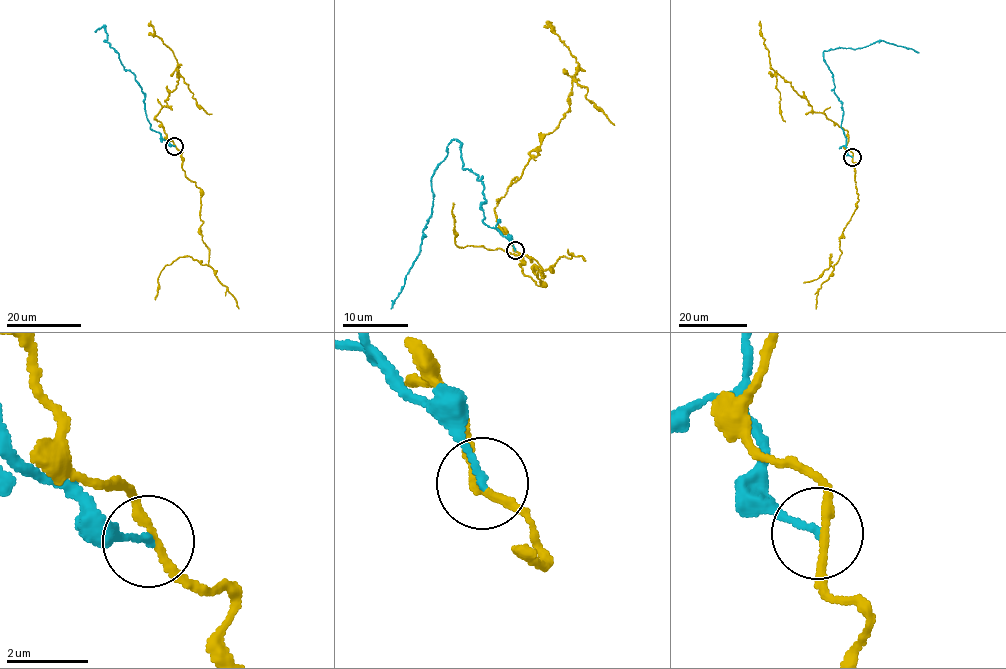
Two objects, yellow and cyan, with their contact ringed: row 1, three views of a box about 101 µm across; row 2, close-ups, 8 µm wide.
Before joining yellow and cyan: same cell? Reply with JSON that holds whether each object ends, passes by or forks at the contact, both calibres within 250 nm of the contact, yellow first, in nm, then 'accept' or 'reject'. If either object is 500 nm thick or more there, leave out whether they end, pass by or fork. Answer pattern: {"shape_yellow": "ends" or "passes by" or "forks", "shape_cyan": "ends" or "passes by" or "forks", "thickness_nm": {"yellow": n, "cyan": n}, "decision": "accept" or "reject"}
{"shape_yellow": "passes by", "shape_cyan": "ends", "thickness_nm": {"yellow": 200, "cyan": 160}, "decision": "reject"}

